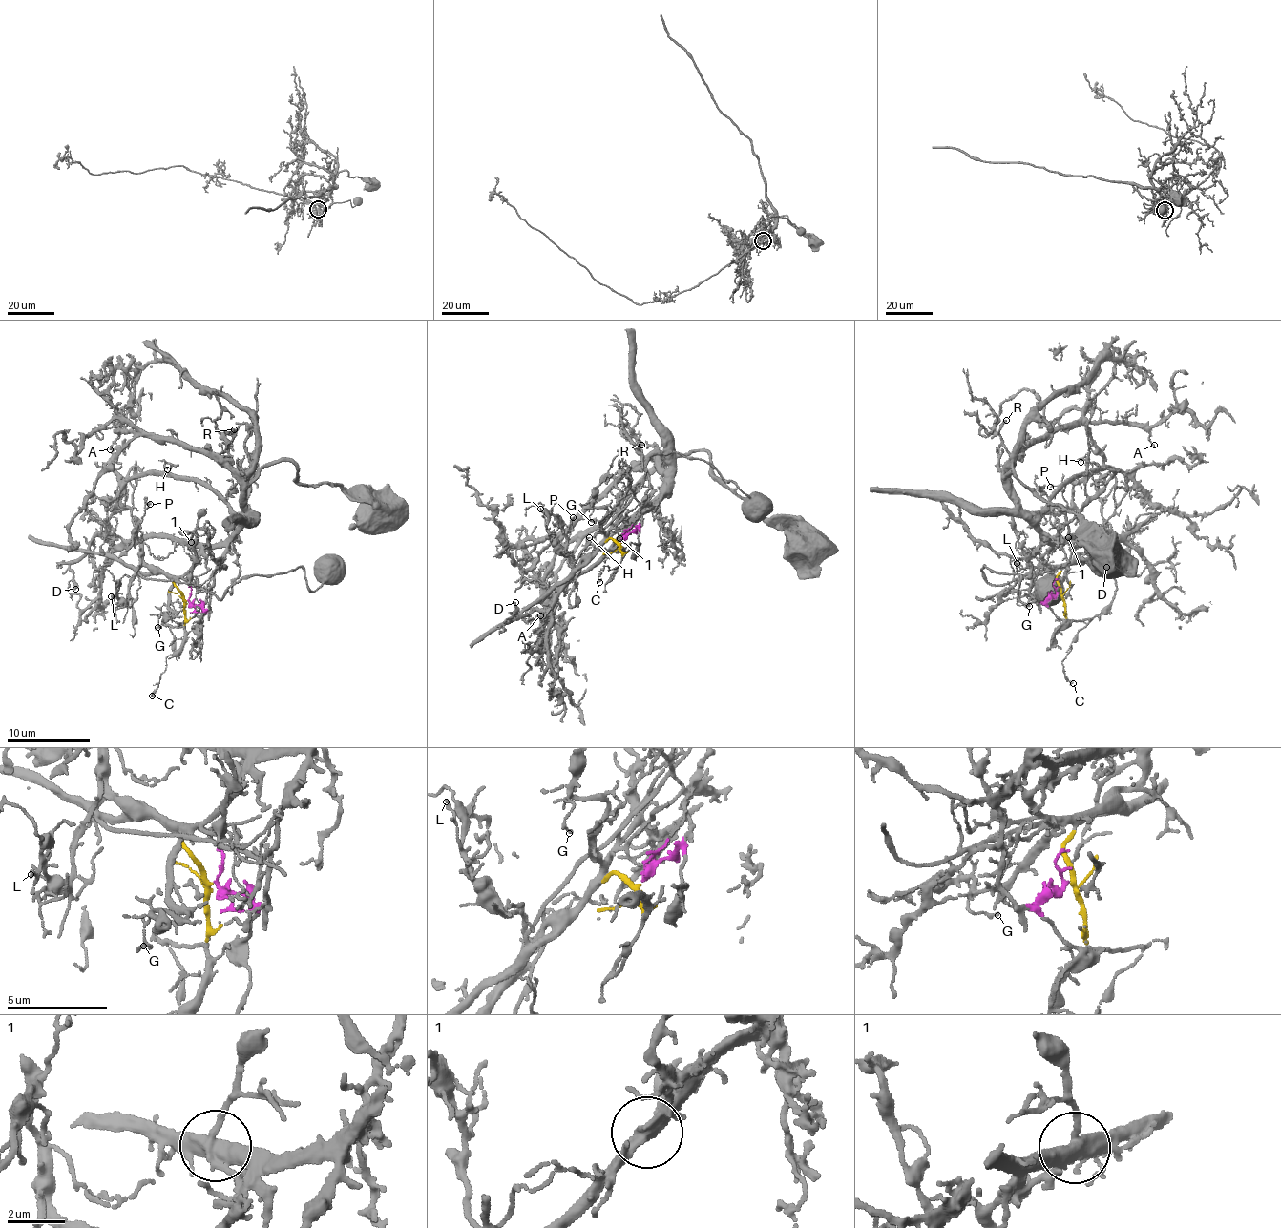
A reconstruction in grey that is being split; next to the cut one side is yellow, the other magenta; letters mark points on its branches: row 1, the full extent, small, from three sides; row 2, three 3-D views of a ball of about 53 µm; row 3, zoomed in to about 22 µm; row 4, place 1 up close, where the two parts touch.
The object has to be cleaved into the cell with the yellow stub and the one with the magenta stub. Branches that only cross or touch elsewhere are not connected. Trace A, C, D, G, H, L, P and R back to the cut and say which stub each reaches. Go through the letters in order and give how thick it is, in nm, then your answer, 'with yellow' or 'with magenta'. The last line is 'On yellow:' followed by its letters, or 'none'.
A: 120 nm thick; with magenta
C: 150 nm thick; with yellow
D: 240 nm thick; with magenta
G: 140 nm thick; with yellow
H: 110 nm thick; with magenta
L: 100 nm thick; with yellow
P: 120 nm thick; with yellow
R: 180 nm thick; with magenta
On yellow: C, G, L, P

